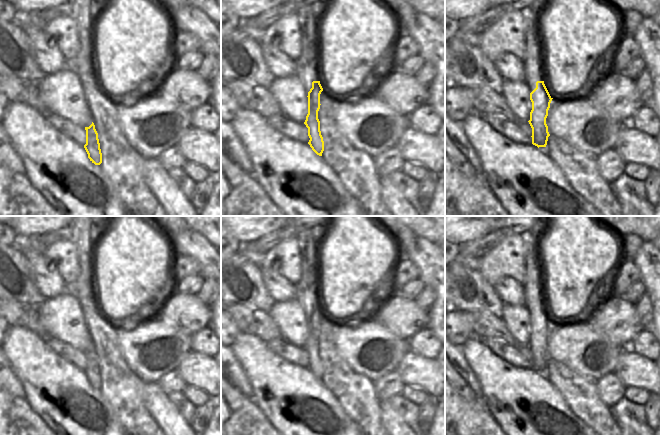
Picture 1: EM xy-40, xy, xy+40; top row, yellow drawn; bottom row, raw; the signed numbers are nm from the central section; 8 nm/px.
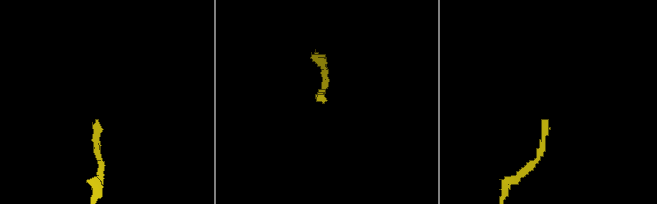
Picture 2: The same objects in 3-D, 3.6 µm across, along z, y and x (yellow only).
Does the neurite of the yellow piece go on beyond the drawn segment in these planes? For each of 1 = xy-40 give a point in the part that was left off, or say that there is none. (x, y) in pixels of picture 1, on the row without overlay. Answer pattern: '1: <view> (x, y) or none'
1: none

